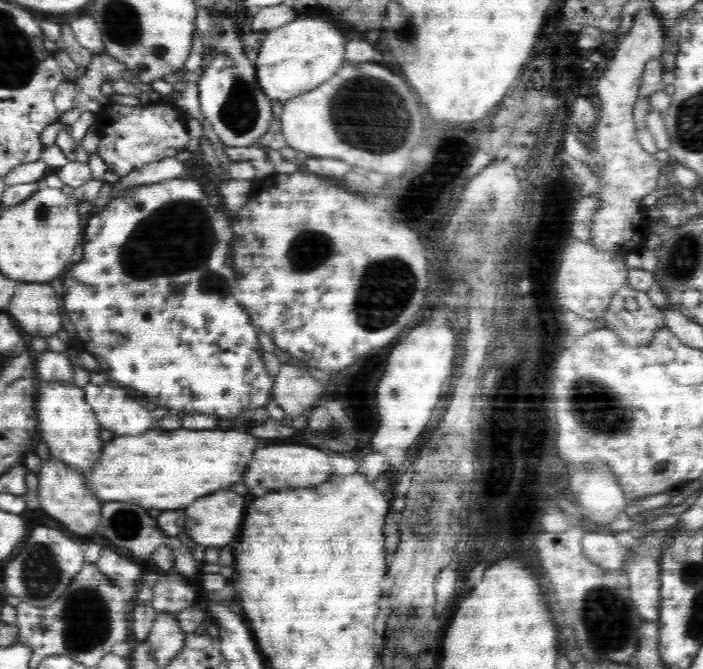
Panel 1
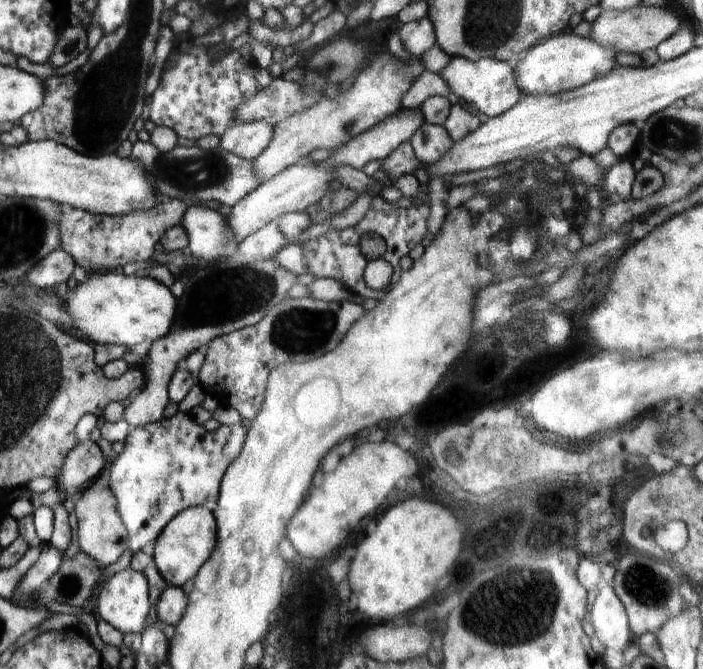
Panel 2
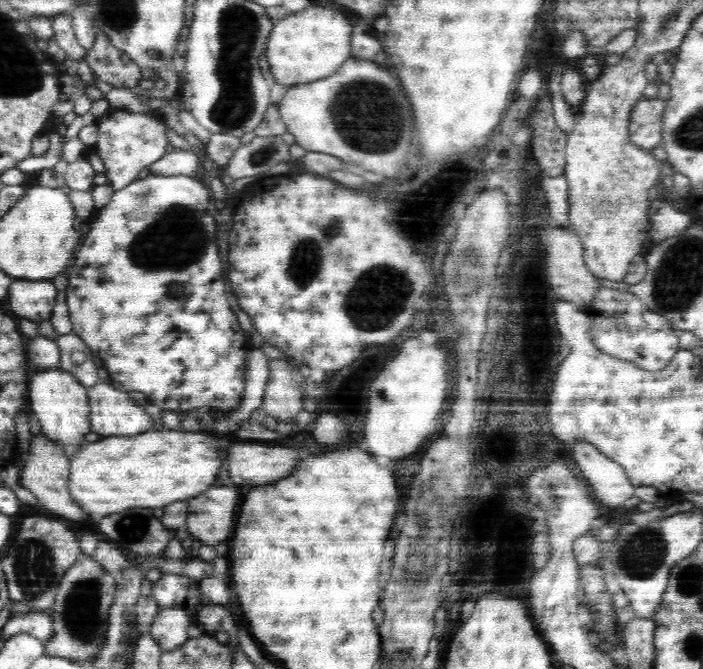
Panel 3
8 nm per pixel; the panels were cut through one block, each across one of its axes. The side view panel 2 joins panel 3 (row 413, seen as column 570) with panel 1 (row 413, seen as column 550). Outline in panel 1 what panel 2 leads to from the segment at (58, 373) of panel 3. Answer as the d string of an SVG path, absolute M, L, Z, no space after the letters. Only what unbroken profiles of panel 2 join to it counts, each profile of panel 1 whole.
M58 382L44 384L37 392L35 412L38 419L37 428L40 430L37 436L48 445L52 456L64 461L64 463L80 472L88 472L88 468L92 468L92 464L98 462L100 452L102 452L102 445L104 444L100 438L102 428L96 418L96 413L86 402L82 388L73 384L60 384Z

